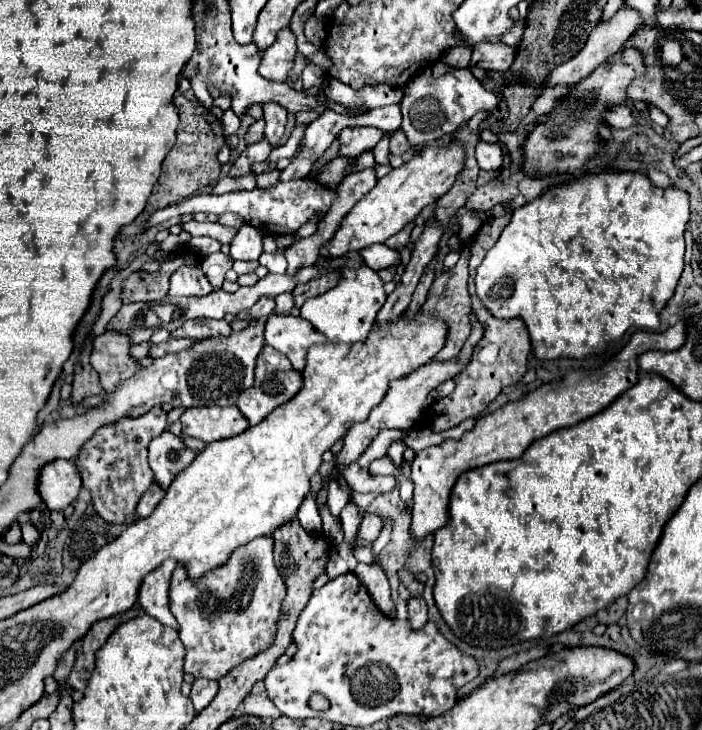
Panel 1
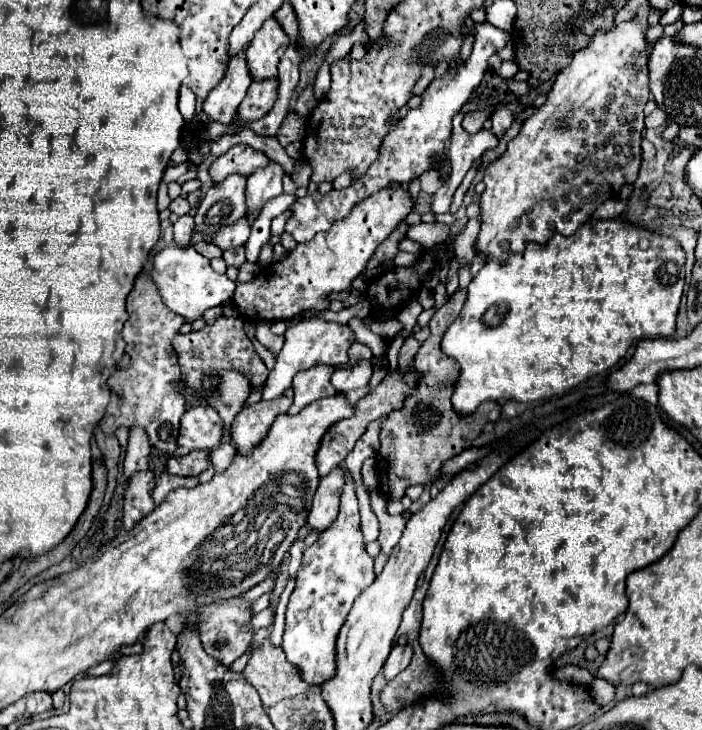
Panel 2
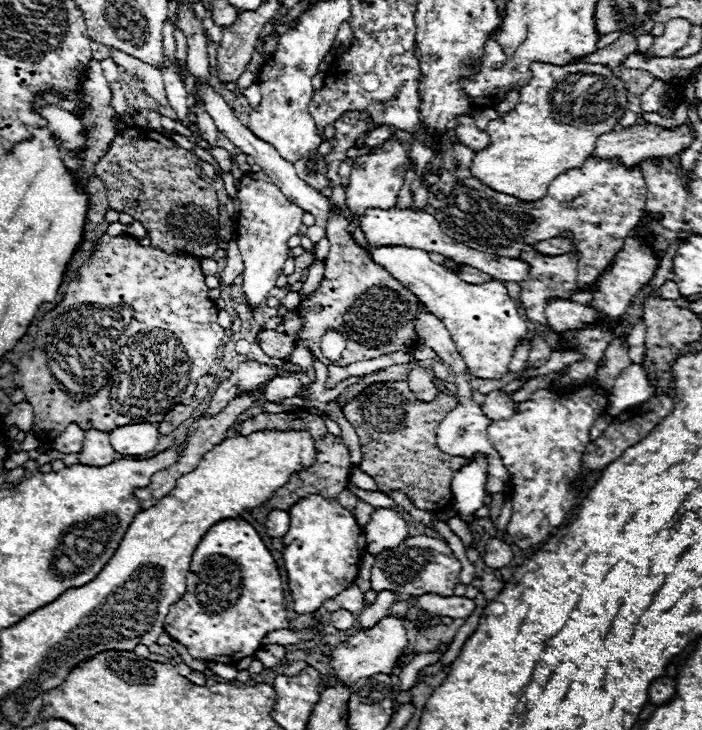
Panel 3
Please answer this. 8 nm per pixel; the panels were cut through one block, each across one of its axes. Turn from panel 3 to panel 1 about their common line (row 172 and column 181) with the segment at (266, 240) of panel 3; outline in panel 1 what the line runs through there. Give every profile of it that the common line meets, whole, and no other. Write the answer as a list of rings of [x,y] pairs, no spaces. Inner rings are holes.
[[[178,248],[156,272],[132,272],[122,284],[122,304],[130,302],[160,302],[168,292],[170,276],[182,266],[200,266],[200,256],[188,248]]]

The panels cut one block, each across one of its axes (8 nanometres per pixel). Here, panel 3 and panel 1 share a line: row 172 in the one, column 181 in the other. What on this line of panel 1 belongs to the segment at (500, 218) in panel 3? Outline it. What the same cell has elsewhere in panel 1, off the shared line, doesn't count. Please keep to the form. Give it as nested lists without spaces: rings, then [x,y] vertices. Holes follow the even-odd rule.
[[[162,432],[150,444],[150,468],[154,472],[154,482],[164,490],[170,482],[198,456],[196,450],[188,448],[180,436]],[[272,536],[254,538],[248,544],[236,548],[220,568],[212,568],[198,580],[188,578],[184,564],[178,564],[174,568],[168,598],[170,598],[170,612],[174,614],[180,626],[178,636],[186,648],[184,672],[192,674],[194,678],[218,680],[224,678],[238,664],[254,658],[256,654],[272,646],[276,638],[276,626],[282,616],[282,600],[286,596],[286,584],[280,572],[276,572],[272,548],[274,548]]]

